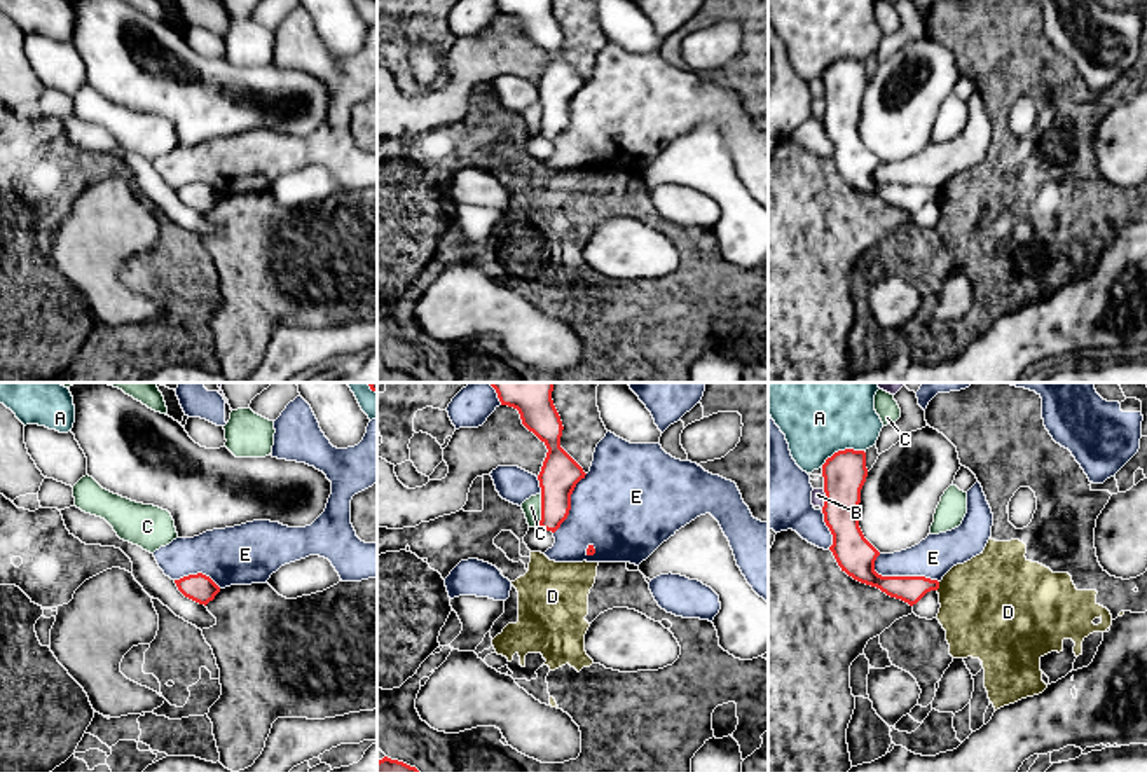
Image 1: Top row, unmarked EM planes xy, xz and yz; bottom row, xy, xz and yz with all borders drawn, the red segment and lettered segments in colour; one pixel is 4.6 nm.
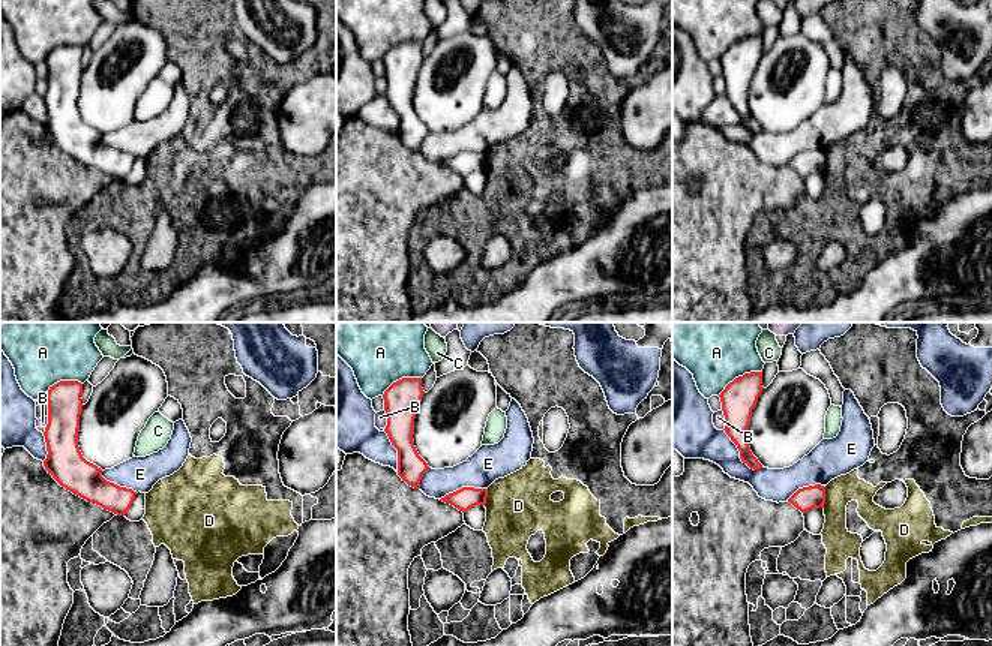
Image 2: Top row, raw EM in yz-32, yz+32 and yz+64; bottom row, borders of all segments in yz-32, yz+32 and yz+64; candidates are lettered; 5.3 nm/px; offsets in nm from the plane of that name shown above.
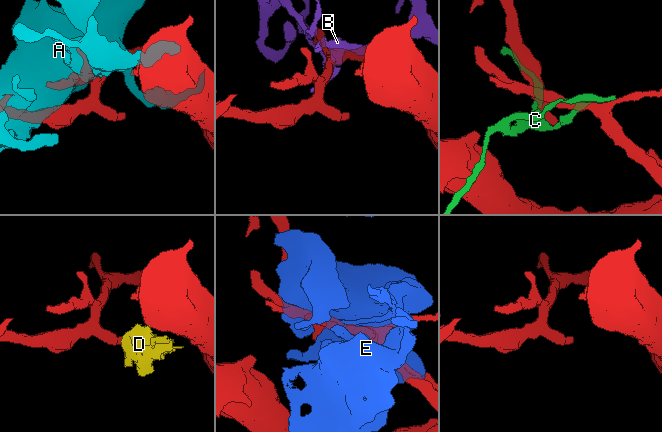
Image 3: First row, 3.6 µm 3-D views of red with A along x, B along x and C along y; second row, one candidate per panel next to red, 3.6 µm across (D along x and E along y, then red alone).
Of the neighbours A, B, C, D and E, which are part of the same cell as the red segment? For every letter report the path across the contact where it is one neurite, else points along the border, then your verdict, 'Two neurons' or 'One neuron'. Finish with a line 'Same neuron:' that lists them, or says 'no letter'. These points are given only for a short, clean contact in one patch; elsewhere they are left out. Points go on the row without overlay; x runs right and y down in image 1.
A: Two neurons
B: Two neurons
C: Two neurons
D: Boundary: yz (940, 191), (936, 198). Two neurons
E: Two neurons
Same neuron: no letter

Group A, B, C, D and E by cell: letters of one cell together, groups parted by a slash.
A / B / C / D / E

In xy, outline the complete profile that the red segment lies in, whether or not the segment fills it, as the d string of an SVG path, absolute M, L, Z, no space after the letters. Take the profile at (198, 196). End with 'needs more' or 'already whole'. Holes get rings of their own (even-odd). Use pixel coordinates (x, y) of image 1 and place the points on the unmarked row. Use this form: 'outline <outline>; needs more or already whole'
outline M203 182L183 185L175 192L185 206L204 215L220 201L220 196Z; already whole

